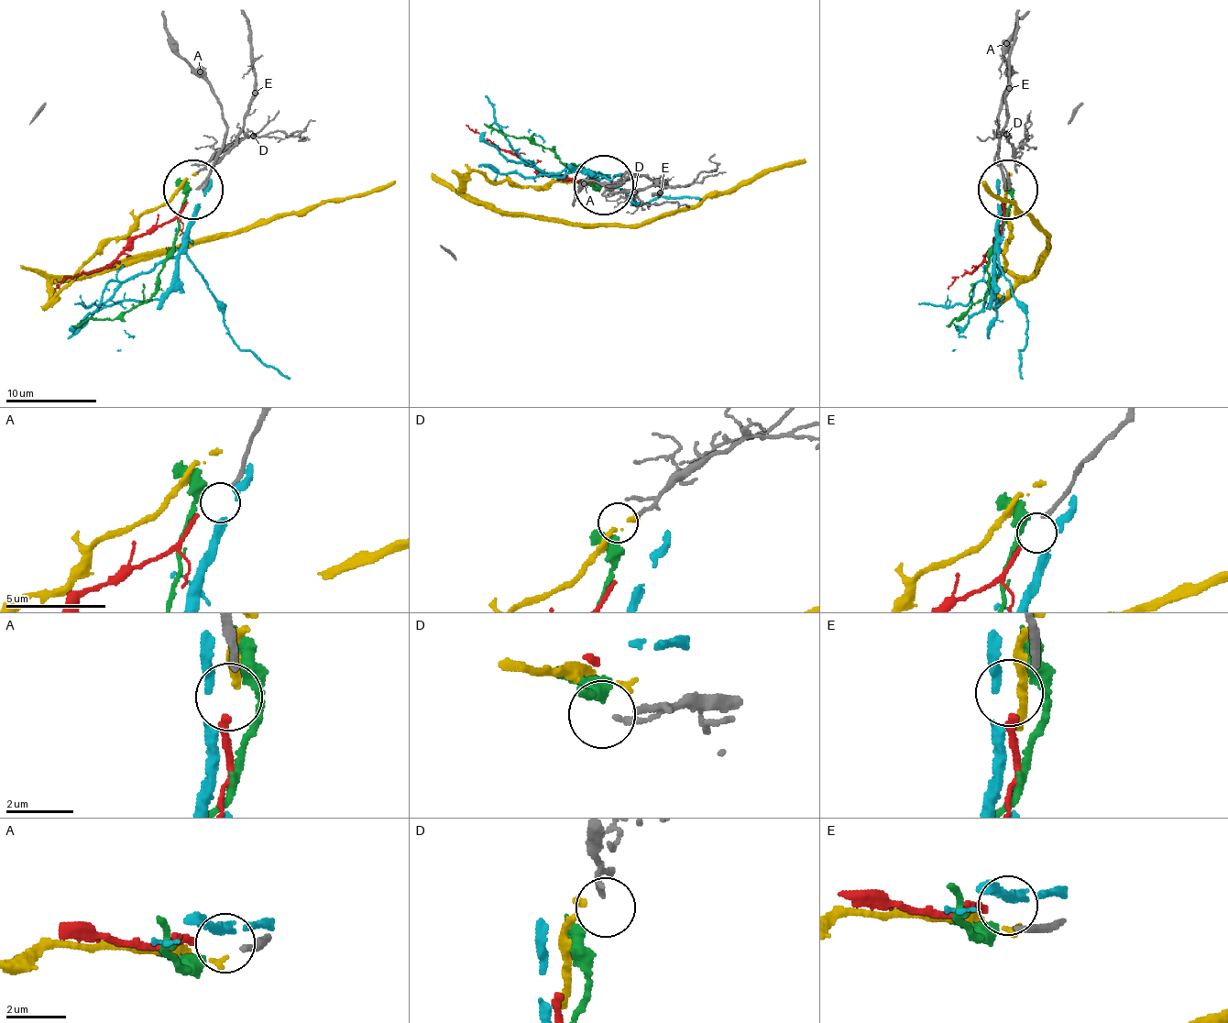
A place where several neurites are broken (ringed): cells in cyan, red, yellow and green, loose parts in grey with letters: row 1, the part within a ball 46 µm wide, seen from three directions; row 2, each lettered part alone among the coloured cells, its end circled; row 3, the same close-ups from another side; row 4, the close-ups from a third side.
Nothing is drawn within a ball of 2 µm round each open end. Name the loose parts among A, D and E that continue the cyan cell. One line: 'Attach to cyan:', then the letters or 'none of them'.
Attach to cyan: none of them

